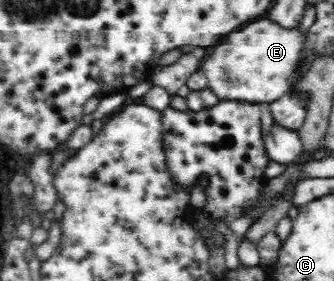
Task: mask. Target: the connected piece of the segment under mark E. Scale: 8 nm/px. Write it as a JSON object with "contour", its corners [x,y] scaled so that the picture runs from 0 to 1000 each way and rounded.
{"contour":[[[784,60],[754,75],[737,103],[677,125],[671,153],[647,157],[635,196],[611,206],[602,253],[617,260],[626,320],[662,363],[722,356],[731,367],[808,370],[862,327],[862,274],[874,267],[898,189],[904,132],[892,110],[850,110],[841,85]]]}

